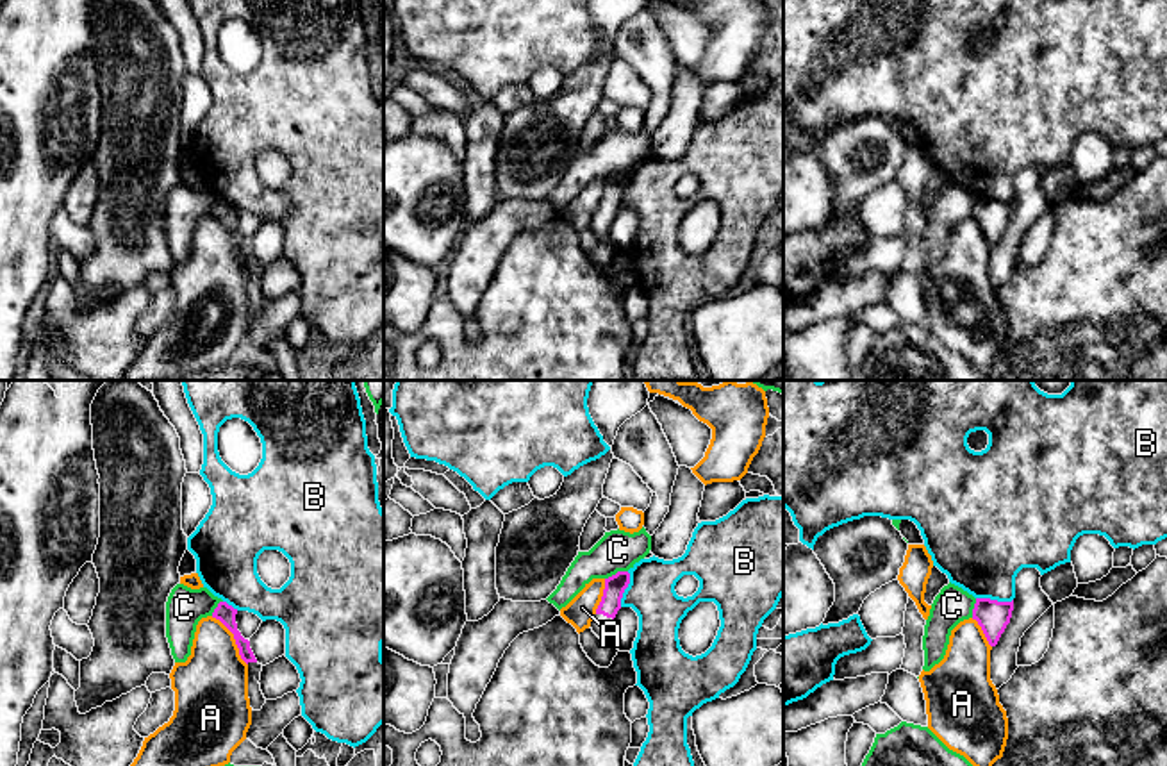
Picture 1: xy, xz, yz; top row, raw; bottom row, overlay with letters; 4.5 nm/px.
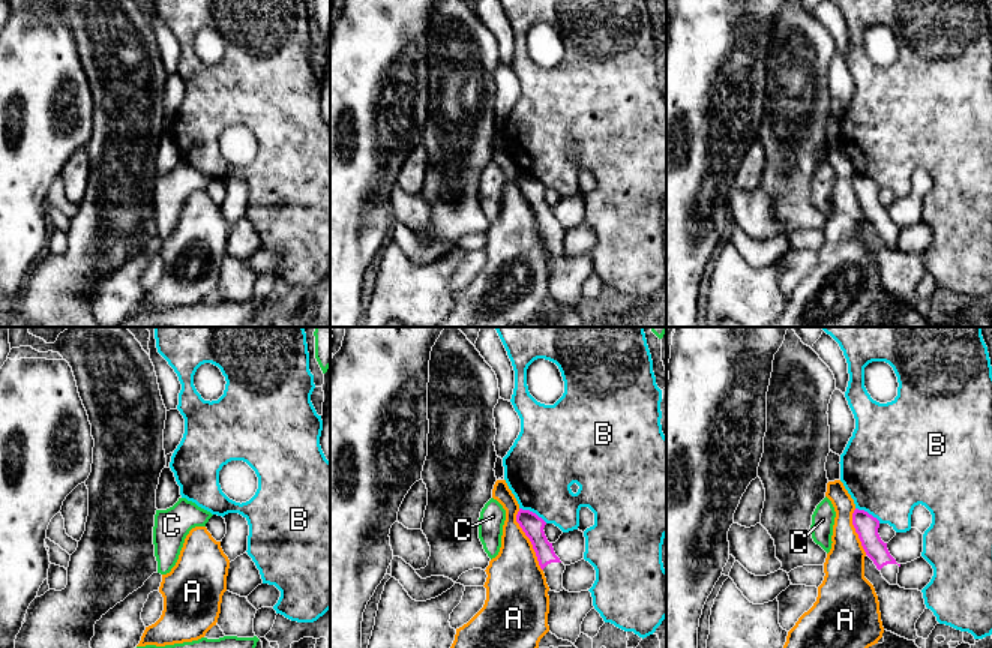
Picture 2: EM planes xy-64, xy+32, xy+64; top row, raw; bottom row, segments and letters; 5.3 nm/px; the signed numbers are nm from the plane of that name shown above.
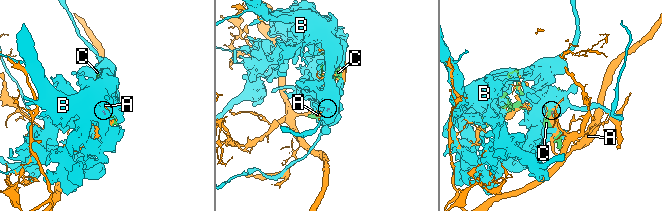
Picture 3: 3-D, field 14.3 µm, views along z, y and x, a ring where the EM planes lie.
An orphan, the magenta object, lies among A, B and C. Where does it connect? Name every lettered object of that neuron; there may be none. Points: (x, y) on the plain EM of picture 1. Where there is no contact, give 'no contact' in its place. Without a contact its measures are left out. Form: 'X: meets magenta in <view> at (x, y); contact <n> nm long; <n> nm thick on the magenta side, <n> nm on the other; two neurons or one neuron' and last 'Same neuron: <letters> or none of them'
A: meets magenta in xy at (234, 238); contact 280 nm long; 90 nm thick on the magenta side, 340 nm on the other; two neurons
B: meets magenta in yz at (994, 200); contact 170 nm long; 150 nm thick on the magenta side, 400 nm on the other; two neurons
C: meets magenta in xz at (618, 172); contact 110 nm long; 100 nm thick on the magenta side, 190 nm on the other; two neurons
Same neuron: none of them

